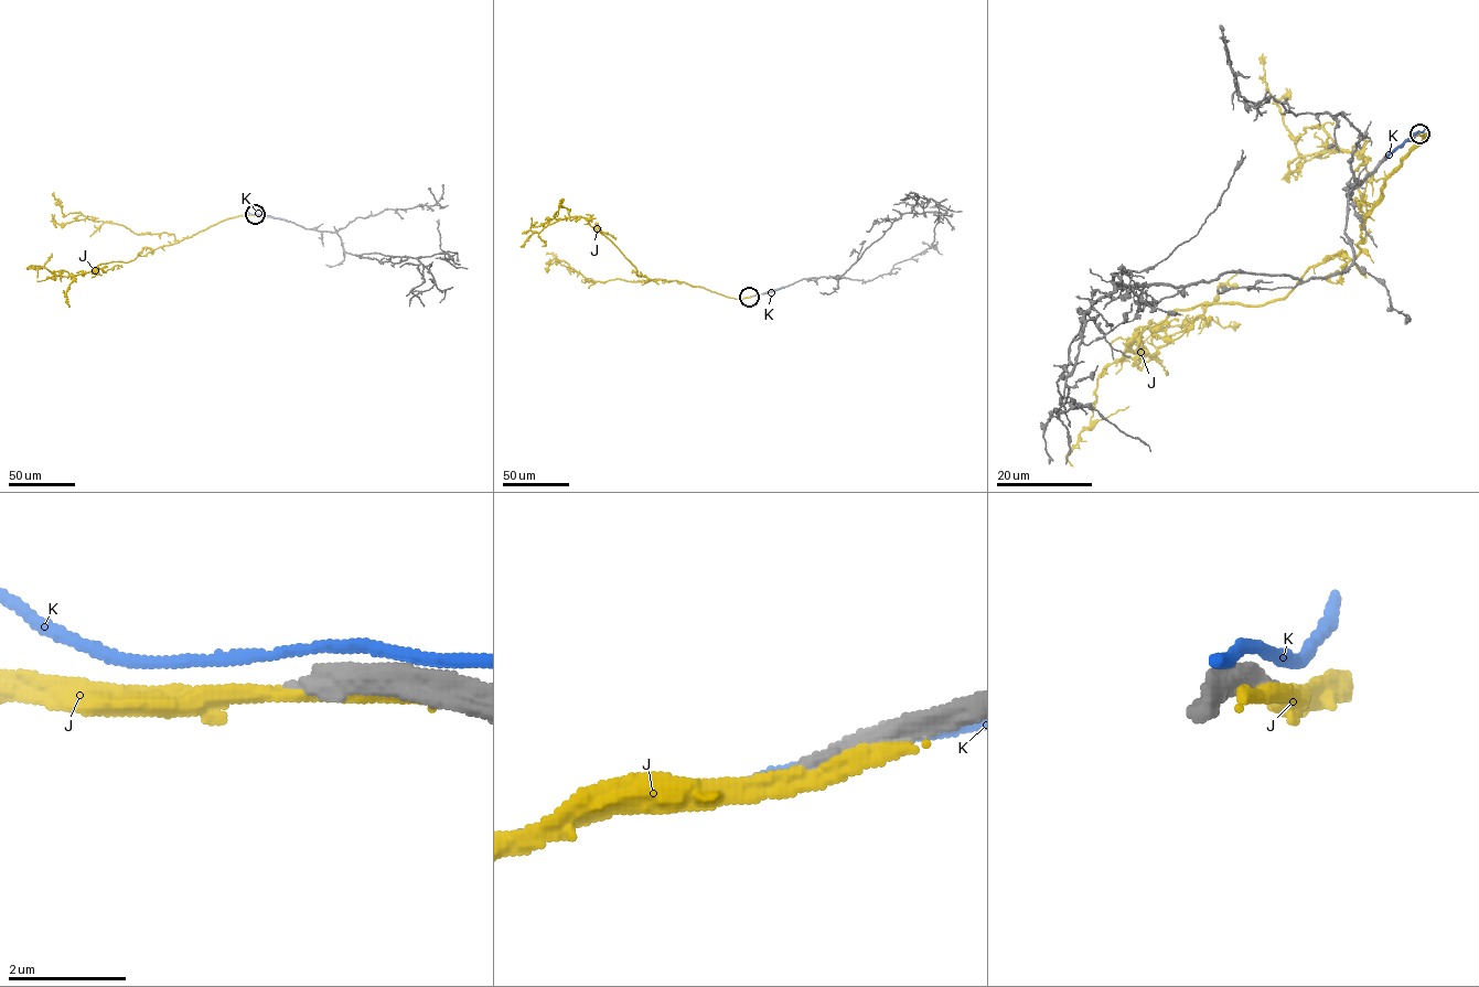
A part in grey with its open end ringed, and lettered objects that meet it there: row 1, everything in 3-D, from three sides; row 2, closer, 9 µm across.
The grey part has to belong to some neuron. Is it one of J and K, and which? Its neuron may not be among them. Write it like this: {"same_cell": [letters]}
{"same_cell": []}

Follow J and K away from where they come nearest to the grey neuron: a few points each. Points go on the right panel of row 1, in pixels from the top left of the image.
J: (1418, 135), (1353, 259), (1263, 304), (1177, 310), (1129, 349), (1154, 355), (1188, 325), (1136, 360)
K: (1416, 132), (1386, 158)

